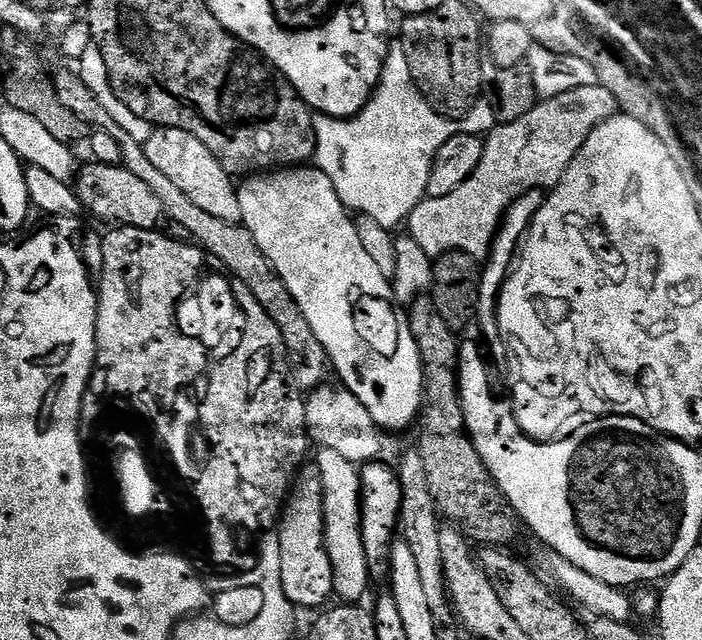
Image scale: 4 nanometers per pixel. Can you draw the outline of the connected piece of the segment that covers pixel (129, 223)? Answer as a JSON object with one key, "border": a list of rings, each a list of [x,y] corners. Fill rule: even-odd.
{"border":[[[89,163],[85,168],[83,165],[79,169],[78,179],[74,184],[80,198],[80,207],[85,213],[88,211],[90,215],[105,220],[108,226],[123,226],[165,234],[177,231],[176,223],[170,218],[166,206],[162,206],[162,198],[158,198],[158,194],[154,194],[154,190],[150,190],[150,186],[142,182],[142,178],[130,174],[130,170],[120,164]]]}

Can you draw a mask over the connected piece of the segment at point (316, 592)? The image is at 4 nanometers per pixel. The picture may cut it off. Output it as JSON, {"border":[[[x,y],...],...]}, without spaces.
{"border":[[[306,468],[303,469],[304,477],[293,483],[278,523],[282,590],[286,590],[286,598],[290,598],[292,605],[300,610],[319,609],[327,605],[327,600],[334,596],[334,570],[324,541],[324,487],[319,468]]]}

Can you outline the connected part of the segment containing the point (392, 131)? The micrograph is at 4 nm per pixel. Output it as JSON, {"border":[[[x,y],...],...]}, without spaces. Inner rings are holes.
{"border":[[[399,42],[389,43],[380,85],[372,91],[366,106],[357,116],[341,118],[320,114],[315,117],[315,121],[315,167],[323,170],[326,178],[334,182],[334,190],[345,208],[360,216],[374,218],[378,226],[389,230],[396,230],[399,224],[401,227],[408,215],[428,196],[428,183],[435,166],[435,157],[442,144],[454,134],[453,121],[435,112],[424,101],[424,95],[410,74],[410,62],[406,62],[404,45]]]}

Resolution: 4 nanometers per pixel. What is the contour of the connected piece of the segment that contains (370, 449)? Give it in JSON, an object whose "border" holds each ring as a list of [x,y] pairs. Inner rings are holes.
{"border":[[[321,386],[311,389],[306,397],[306,414],[303,416],[308,434],[313,445],[321,449],[329,448],[336,454],[342,454],[351,464],[363,466],[375,461],[380,452],[382,430],[370,418],[370,410],[354,398],[354,394],[343,386],[328,388]]]}

